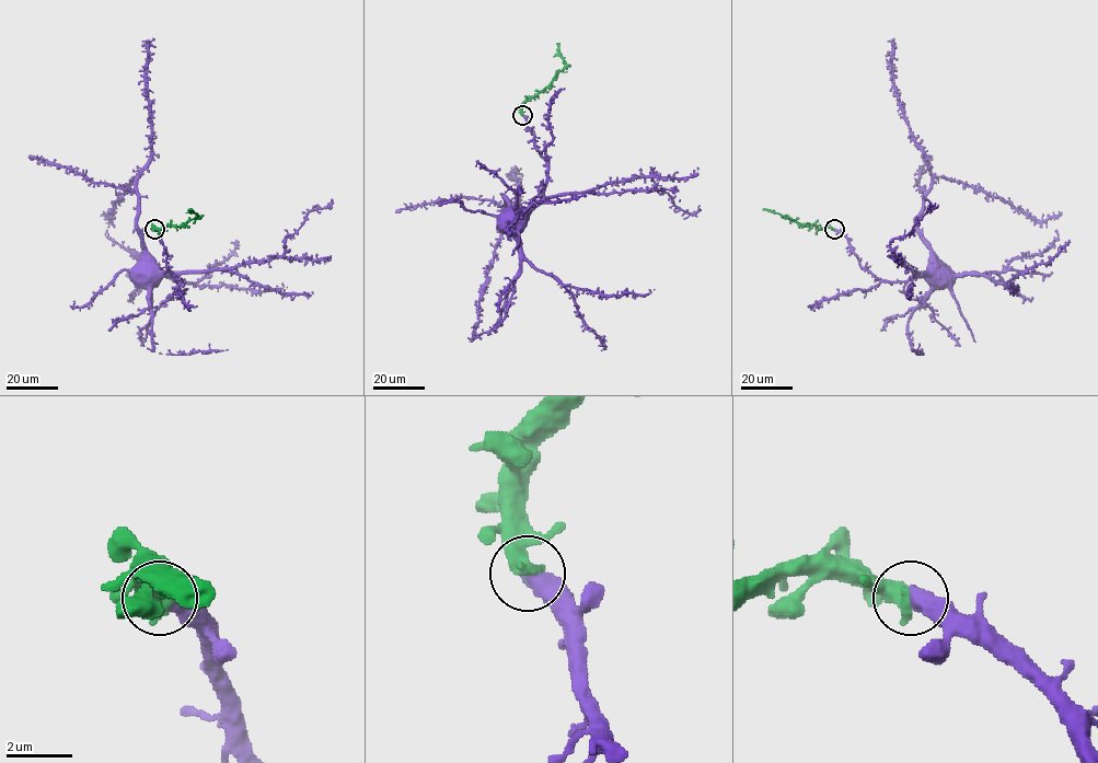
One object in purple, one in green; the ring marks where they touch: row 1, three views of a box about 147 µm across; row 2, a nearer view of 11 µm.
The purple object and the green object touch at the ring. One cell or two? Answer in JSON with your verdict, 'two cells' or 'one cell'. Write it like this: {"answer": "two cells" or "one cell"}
{"answer": "one cell"}

